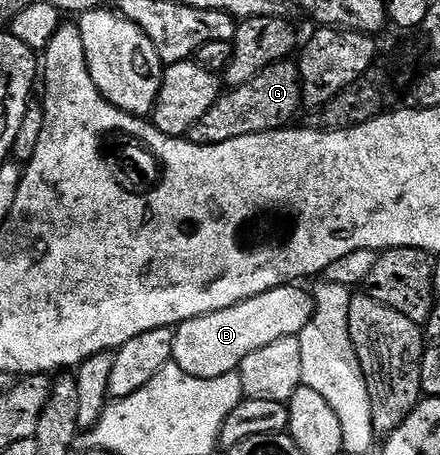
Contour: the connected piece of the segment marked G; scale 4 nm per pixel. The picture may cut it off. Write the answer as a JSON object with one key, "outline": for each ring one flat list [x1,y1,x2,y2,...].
{"outline":[[283,61,268,65,250,83,231,87,218,96,216,105,190,126,188,136,191,143,219,143,232,141,232,137,244,137,252,133,276,131,295,122,298,110,303,110,302,75,297,62]]}

